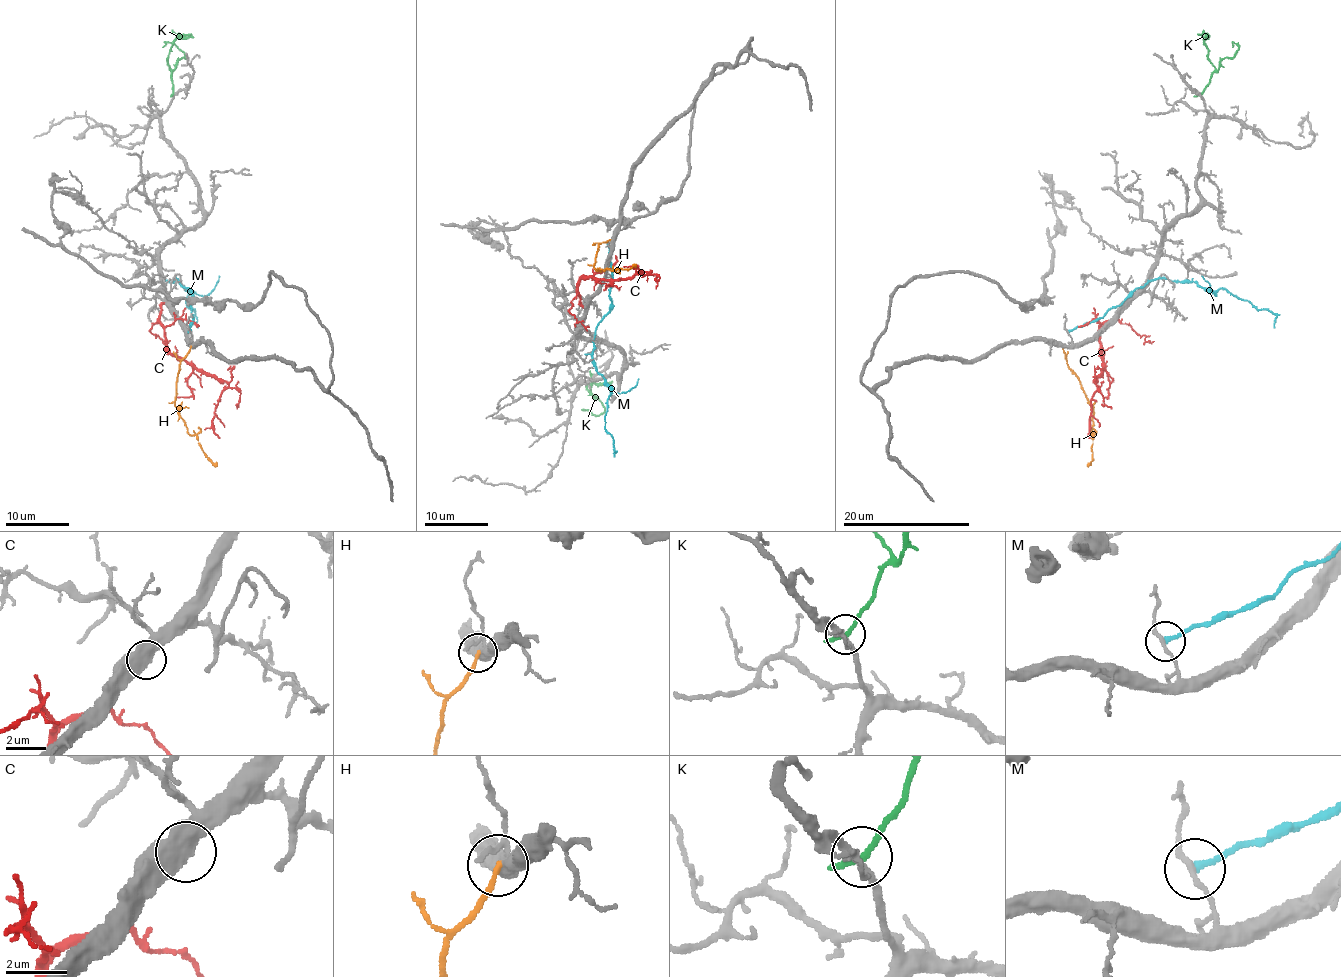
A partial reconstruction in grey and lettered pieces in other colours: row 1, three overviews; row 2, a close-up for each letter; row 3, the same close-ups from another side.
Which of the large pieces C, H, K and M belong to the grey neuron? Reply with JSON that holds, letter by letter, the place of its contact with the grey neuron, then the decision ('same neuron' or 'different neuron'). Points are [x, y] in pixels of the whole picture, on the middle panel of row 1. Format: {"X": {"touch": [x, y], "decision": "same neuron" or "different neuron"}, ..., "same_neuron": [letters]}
{"C": {"touch": [583, 306], "decision": "same neuron"}, "H": {"touch": [610, 240], "decision": "different neuron"}, "K": {"touch": [591, 378], "decision": "different neuron"}, "M": {"touch": [607, 245], "decision": "different neuron"}, "same_neuron": ["C"]}

